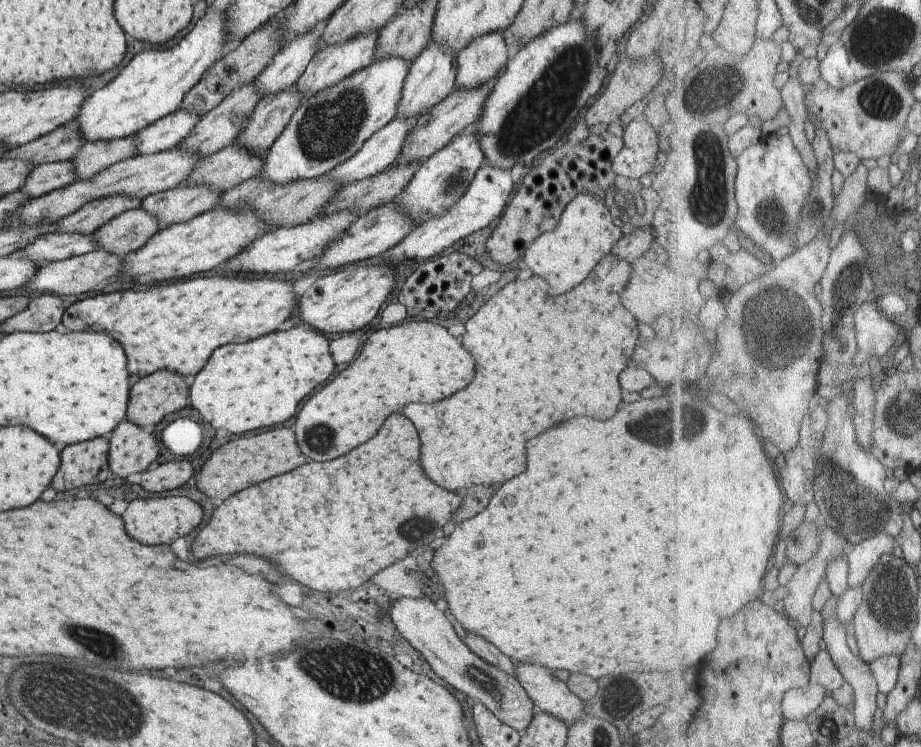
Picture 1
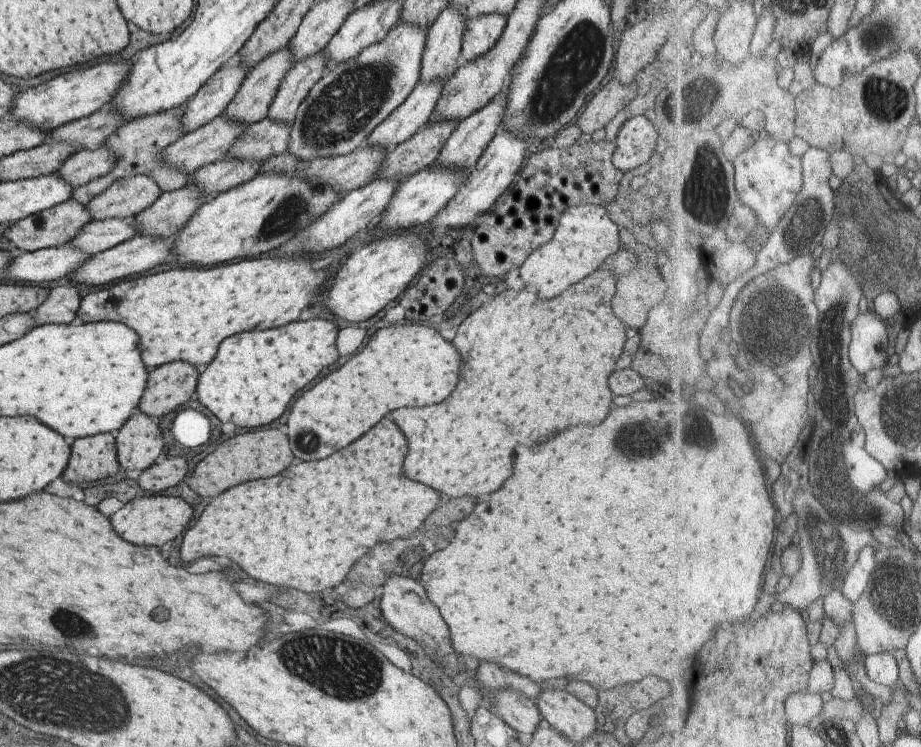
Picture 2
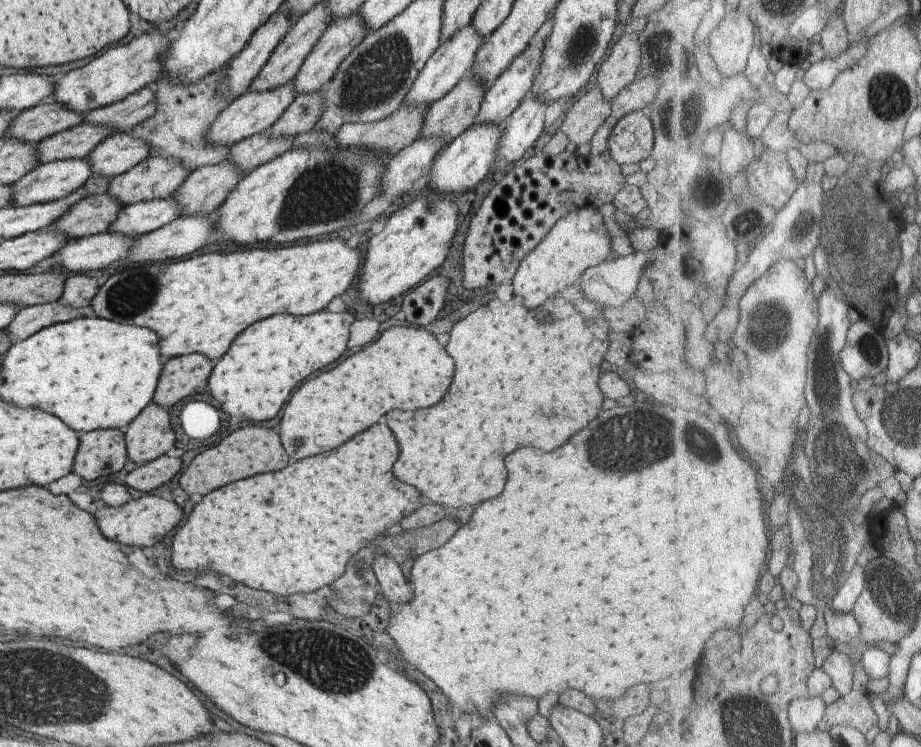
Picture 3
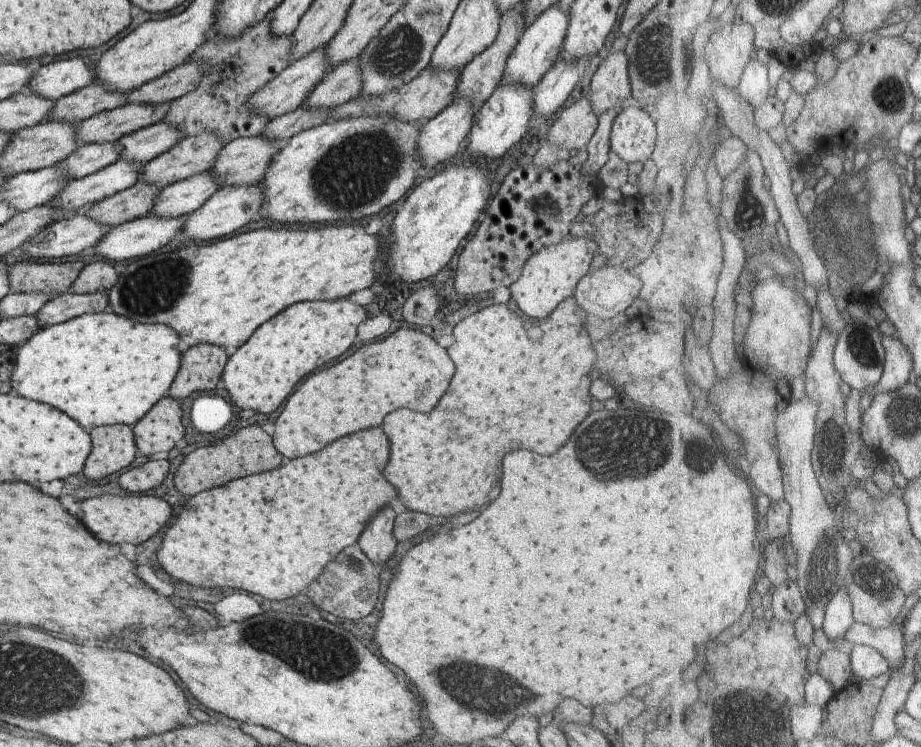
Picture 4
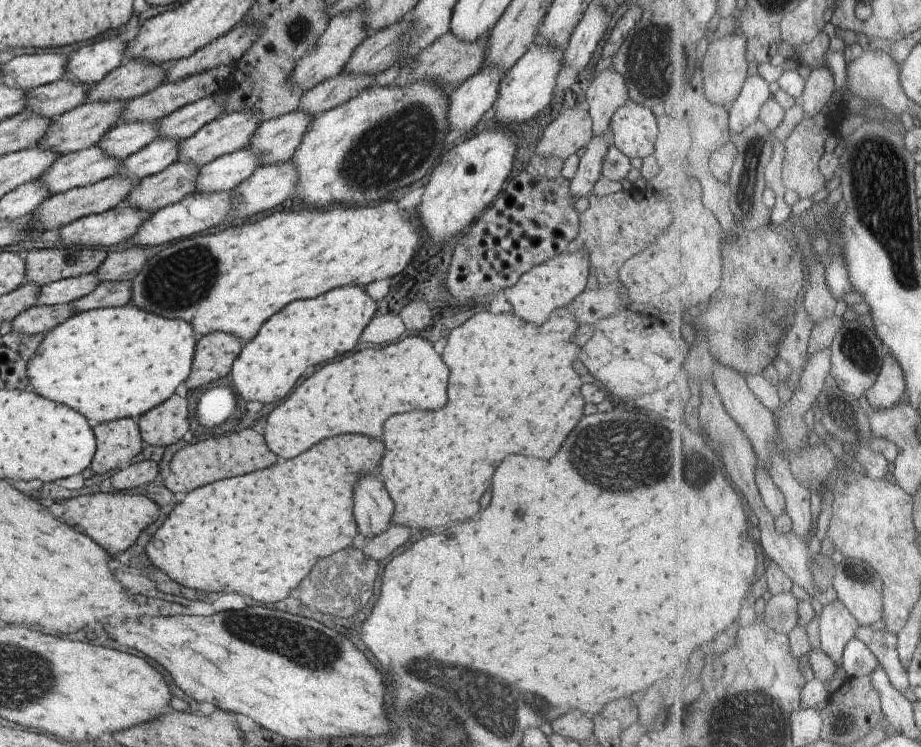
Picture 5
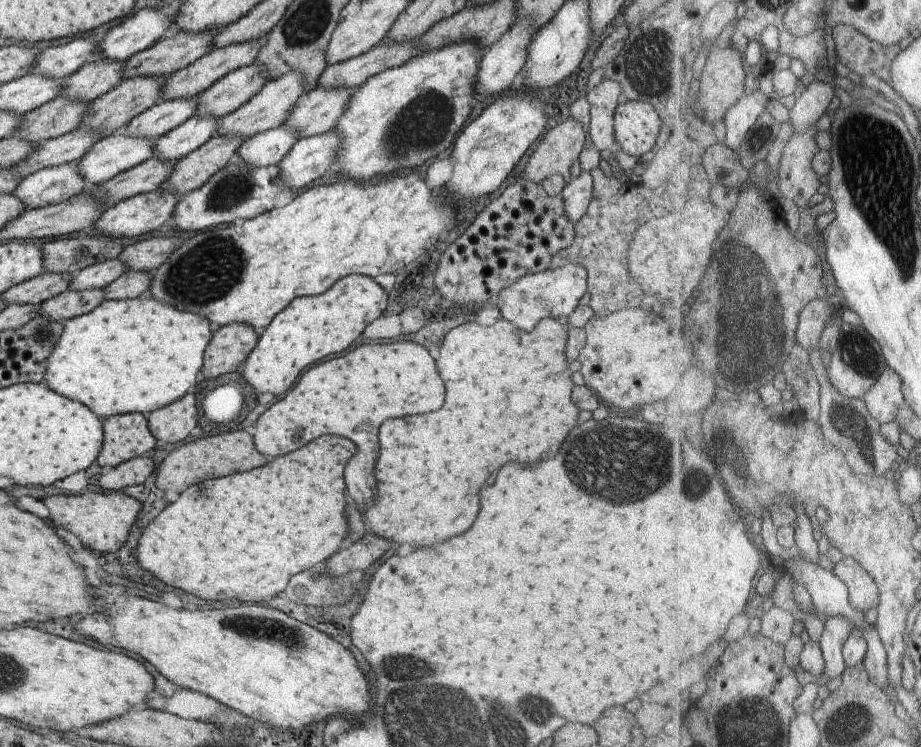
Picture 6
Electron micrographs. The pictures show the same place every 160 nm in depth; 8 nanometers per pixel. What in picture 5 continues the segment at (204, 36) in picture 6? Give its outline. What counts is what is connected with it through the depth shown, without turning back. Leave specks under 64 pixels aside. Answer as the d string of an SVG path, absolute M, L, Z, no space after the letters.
M143 60L127 61L110 70L86 90L83 103L126 102L152 91L164 82L164 70L173 62L152 65Z

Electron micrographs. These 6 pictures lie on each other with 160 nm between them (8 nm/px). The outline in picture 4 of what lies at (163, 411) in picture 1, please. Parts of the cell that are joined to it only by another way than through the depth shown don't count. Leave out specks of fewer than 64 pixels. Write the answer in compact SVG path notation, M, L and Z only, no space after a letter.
M211 343L182 348L179 368L166 396L181 401L193 392L213 390L219 382L227 357L221 347Z

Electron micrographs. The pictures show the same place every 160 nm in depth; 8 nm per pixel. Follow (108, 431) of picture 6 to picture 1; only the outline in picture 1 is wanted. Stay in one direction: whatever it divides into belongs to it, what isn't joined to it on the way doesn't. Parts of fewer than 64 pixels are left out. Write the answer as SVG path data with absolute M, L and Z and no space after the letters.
M97 437L90 441L59 447L59 464L51 480L53 490L71 490L85 484L99 484L111 473L107 468L107 437Z

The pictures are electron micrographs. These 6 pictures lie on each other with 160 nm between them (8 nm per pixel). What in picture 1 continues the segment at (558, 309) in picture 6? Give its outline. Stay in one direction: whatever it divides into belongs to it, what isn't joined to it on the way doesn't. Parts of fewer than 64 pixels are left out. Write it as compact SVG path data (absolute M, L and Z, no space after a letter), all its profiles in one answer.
M579 193L565 206L555 228L540 234L527 247L522 261L533 275L543 278L549 284L551 296L559 296L579 284L621 237L619 223L612 220L602 197Z

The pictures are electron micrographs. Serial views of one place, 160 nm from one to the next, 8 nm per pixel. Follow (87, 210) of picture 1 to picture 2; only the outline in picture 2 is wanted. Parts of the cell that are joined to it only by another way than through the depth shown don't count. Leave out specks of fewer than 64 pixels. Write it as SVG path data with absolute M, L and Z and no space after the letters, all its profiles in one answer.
M130 176L114 180L83 206L93 221L126 219L147 208L161 193L149 176Z

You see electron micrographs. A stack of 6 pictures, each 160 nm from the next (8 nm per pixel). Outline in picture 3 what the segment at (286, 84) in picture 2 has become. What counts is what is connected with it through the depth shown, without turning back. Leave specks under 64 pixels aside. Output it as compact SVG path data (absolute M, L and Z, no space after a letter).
M358 10L353 15L347 15L331 23L325 31L320 34L317 42L303 59L299 70L294 76L292 90L295 96L317 93L322 86L329 82L334 70L341 64L341 61L360 43L360 40L367 34L364 25L358 16Z

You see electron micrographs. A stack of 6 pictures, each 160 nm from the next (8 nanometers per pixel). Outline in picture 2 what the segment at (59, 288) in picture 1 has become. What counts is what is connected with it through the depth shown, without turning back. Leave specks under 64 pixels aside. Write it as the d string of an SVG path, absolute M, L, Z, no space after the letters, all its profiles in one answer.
M133 235L133 238L120 242L107 250L96 252L87 257L69 276L65 276L70 283L76 282L77 286L103 286L115 280L125 278L127 274L139 274L149 268L167 262L170 256L169 240L154 239L153 237Z

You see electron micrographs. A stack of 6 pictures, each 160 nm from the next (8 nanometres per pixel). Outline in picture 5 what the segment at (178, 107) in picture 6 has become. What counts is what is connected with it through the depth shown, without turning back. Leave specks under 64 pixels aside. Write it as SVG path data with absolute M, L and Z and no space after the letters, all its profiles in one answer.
M156 122L121 123L109 127L95 146L108 157L120 160L157 138Z

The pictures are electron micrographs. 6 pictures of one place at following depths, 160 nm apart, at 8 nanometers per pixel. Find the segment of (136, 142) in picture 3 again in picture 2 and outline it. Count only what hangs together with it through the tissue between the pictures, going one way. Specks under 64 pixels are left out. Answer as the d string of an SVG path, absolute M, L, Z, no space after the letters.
M99 143L91 150L77 150L69 155L54 172L74 189L102 177L114 165L116 157Z

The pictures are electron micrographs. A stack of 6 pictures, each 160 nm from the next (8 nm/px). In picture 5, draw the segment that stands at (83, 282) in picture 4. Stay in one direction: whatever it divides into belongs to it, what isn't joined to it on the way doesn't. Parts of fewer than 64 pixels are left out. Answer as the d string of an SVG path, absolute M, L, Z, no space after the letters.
M133 246L118 252L108 252L94 271L98 282L121 280L129 282L148 259L141 249L141 247Z

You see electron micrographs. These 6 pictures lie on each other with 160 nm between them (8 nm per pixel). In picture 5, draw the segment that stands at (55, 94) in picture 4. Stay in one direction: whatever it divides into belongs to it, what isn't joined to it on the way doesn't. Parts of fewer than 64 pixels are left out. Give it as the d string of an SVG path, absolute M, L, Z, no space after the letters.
M130 34L122 37L113 36L106 40L97 40L97 42L91 42L91 44L83 44L78 50L71 51L66 56L61 80L89 86L99 82L110 70L113 70L123 62L124 46L128 37L130 37Z

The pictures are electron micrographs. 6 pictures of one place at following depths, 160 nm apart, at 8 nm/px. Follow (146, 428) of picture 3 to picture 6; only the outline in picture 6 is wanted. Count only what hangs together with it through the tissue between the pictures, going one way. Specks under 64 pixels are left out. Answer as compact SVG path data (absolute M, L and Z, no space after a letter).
M185 393L181 398L145 414L147 428L158 444L175 444L195 432L197 408L195 396Z

